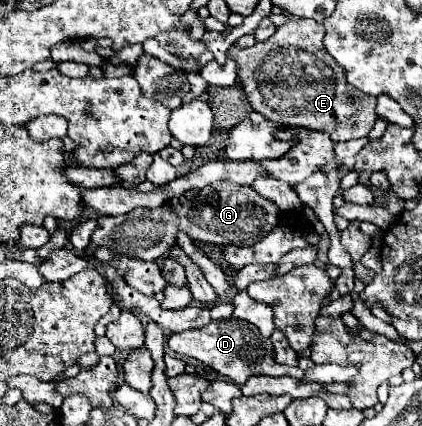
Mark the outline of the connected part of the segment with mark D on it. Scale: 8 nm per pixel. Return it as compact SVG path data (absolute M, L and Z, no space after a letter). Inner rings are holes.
M238 319L212 321L210 325L206 325L206 329L190 329L186 333L170 335L168 345L172 351L194 357L202 365L212 367L214 371L230 377L238 385L242 385L242 381L246 381L246 377L252 377L254 373L266 373L274 377L290 375L294 379L304 377L304 371L300 367L278 365L274 361L272 341L268 337L262 337L262 333L258 333L258 329L254 329L254 325L250 325L248 321L238 321Z

